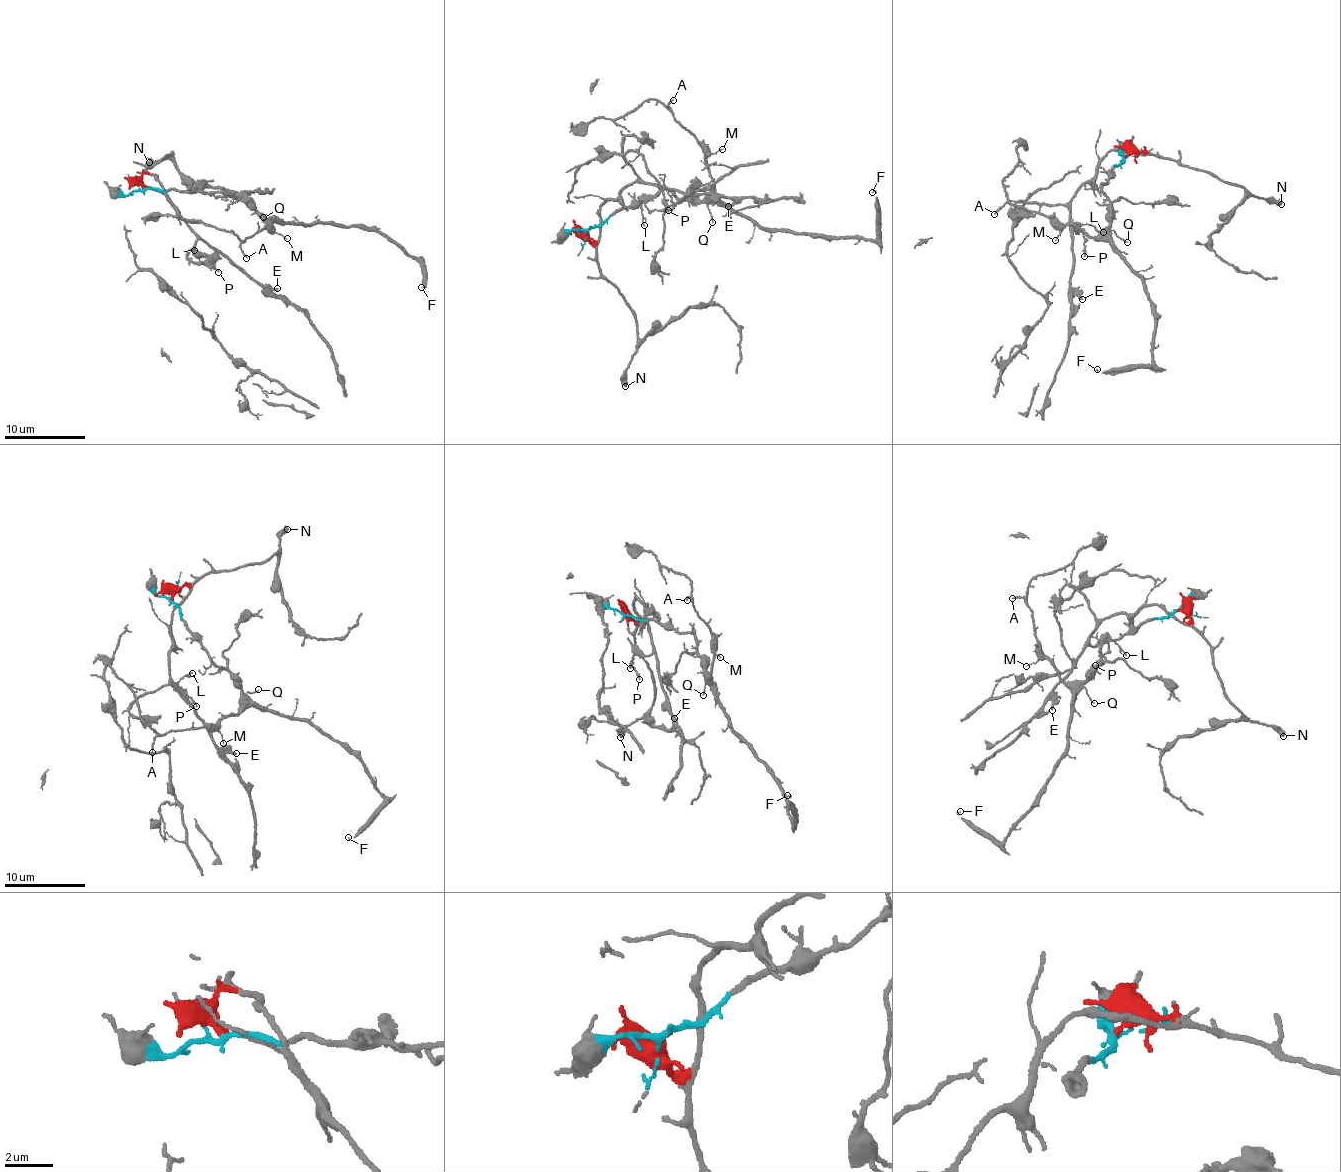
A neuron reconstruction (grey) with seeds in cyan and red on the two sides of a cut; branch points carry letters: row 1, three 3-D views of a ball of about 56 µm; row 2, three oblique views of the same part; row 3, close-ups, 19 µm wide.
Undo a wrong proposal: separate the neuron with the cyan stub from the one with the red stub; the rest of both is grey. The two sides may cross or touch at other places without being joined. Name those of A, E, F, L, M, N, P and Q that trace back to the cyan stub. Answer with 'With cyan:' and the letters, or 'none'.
With cyan: A, F, M, Q

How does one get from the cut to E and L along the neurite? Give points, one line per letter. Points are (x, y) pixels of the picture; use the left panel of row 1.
E: (143, 188), (141, 180), (153, 174), (180, 216), (196, 234), (258, 282), (277, 289)
L: (143, 188), (141, 180), (153, 174), (180, 216), (214, 251), (204, 256), (193, 247), (193, 251)

